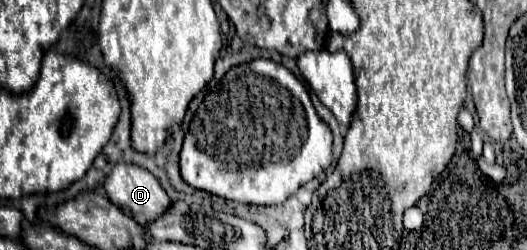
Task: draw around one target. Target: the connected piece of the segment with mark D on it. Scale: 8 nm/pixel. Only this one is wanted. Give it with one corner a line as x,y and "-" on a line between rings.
117,162
115,168
111,170
111,174
107,174
103,188
105,188
109,200
113,200
113,204
117,204
117,208
121,208
125,214
133,216
133,220
137,220
141,226
145,222
155,220
169,206
169,196
161,188
159,180
151,172
147,172
145,168
139,168
135,164

